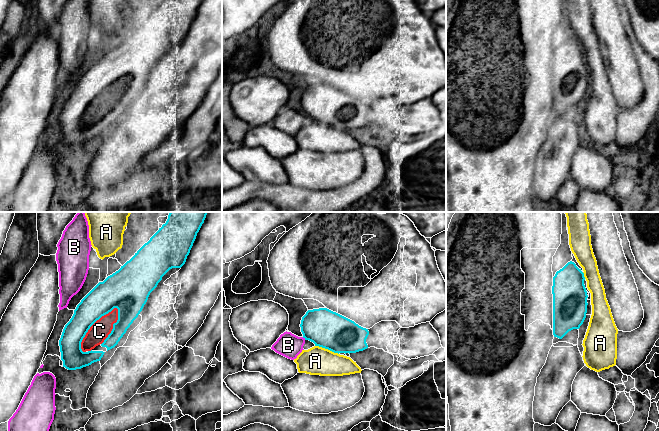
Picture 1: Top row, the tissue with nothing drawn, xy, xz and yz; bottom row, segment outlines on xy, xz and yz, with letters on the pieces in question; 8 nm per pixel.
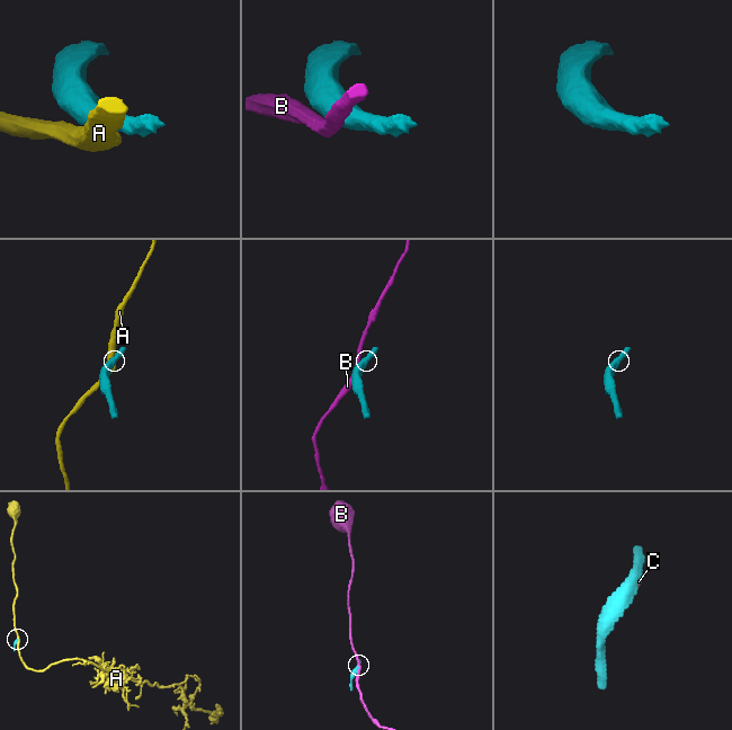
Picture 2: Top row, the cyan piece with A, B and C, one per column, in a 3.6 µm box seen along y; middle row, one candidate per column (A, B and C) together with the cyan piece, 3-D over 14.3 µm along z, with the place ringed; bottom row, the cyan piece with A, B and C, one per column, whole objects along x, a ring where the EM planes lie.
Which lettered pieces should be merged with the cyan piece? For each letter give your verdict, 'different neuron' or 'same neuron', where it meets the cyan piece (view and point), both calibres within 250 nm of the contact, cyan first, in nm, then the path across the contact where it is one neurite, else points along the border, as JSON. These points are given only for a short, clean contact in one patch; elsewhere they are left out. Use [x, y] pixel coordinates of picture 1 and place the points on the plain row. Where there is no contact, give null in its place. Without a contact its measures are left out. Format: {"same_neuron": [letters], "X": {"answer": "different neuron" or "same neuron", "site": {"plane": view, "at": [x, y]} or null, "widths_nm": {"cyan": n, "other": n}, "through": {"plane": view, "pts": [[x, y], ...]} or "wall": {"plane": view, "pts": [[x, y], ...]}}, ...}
{"same_neuron": ["C"], "A": {"answer": "different neuron", "site": {"plane": "xz", "at": [327, 124]}, "widths_nm": {"cyan": 300, "other": 220}}, "B": {"answer": "different neuron", "site": {"plane": "xz", "at": [304, 113]}, "widths_nm": {"cyan": 300, "other": 190}, "wall": {"plane": "xz", "pts": [[302, 113], [305, 115]]}}, "C": {"answer": "same neuron", "site": {"plane": "xy", "at": [90, 102]}, "widths_nm": {"cyan": 240, "other": 160}}}

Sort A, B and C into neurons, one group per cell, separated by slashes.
A / B / C

